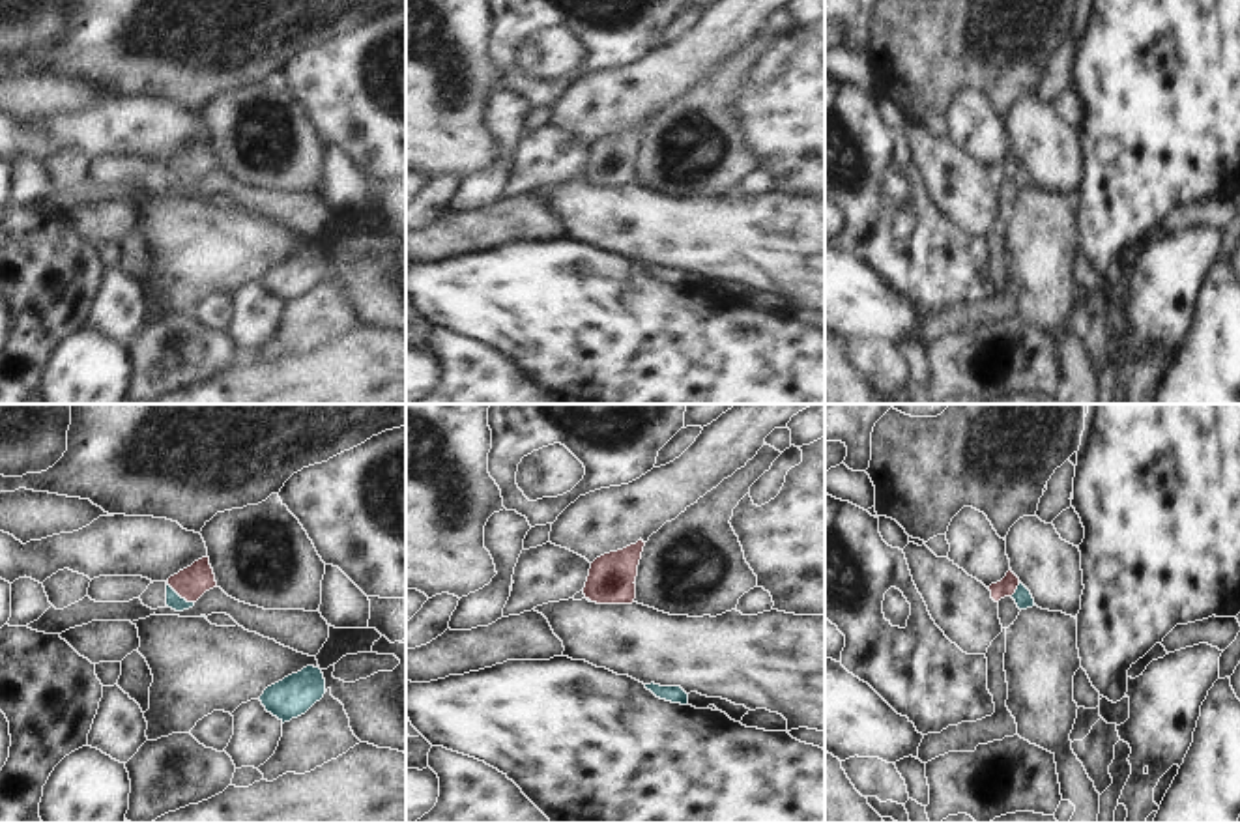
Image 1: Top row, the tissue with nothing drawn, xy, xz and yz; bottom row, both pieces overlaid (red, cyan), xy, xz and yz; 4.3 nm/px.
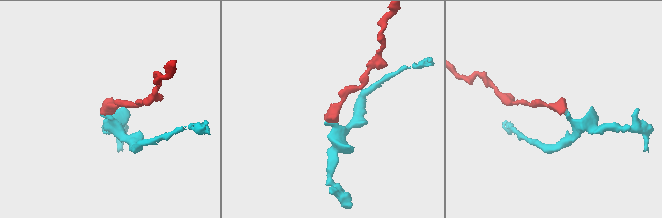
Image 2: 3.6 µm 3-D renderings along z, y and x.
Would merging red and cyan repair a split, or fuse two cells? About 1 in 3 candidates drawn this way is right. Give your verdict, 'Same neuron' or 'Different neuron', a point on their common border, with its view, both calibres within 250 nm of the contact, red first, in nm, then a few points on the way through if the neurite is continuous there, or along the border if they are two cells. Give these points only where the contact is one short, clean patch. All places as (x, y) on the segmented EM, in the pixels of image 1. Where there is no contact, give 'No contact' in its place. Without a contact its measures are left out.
Same neuron. Touches red at xy (180, 595). Thickness 140 nm (red) against 70 nm. Path across: xy (191, 582), (180, 595), (174, 601)

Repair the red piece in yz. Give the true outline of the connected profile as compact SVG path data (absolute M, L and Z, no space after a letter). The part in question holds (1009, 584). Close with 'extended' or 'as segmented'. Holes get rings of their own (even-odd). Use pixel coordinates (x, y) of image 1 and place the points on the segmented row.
M1012 569L1001 582L991 584L989 591L995 602L999 602L1004 597L1012 597L1019 610L1036 606L1031 591L1019 582L1019 578L1012 572Z; extended

